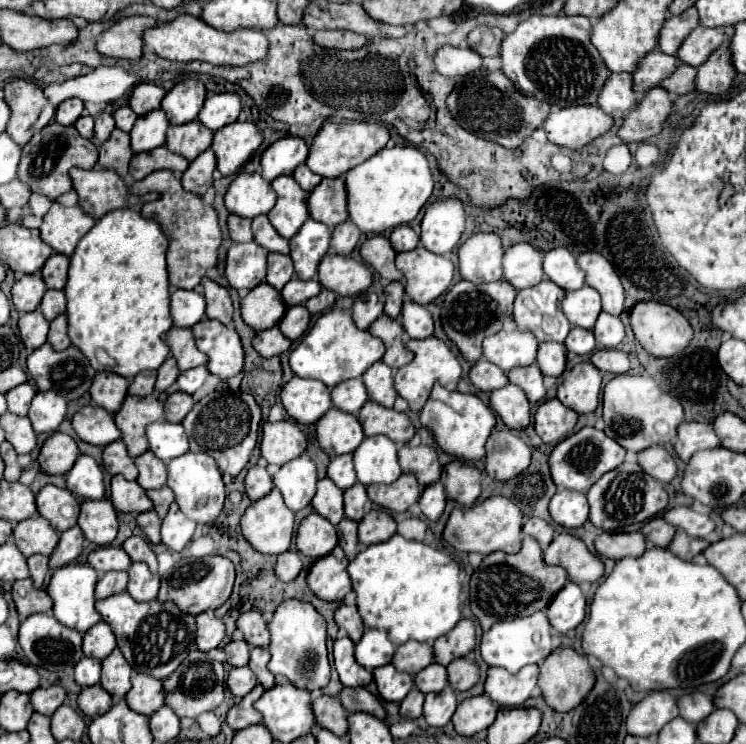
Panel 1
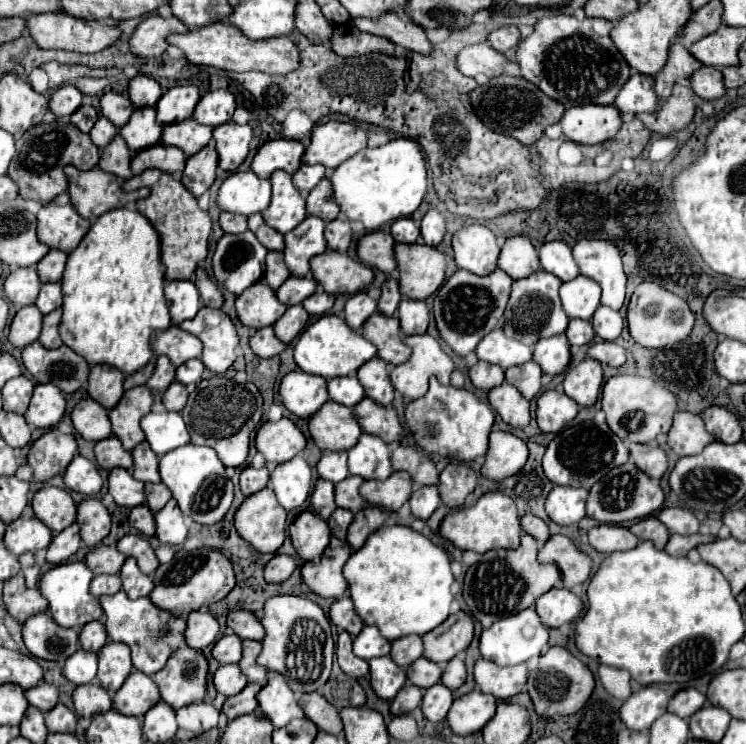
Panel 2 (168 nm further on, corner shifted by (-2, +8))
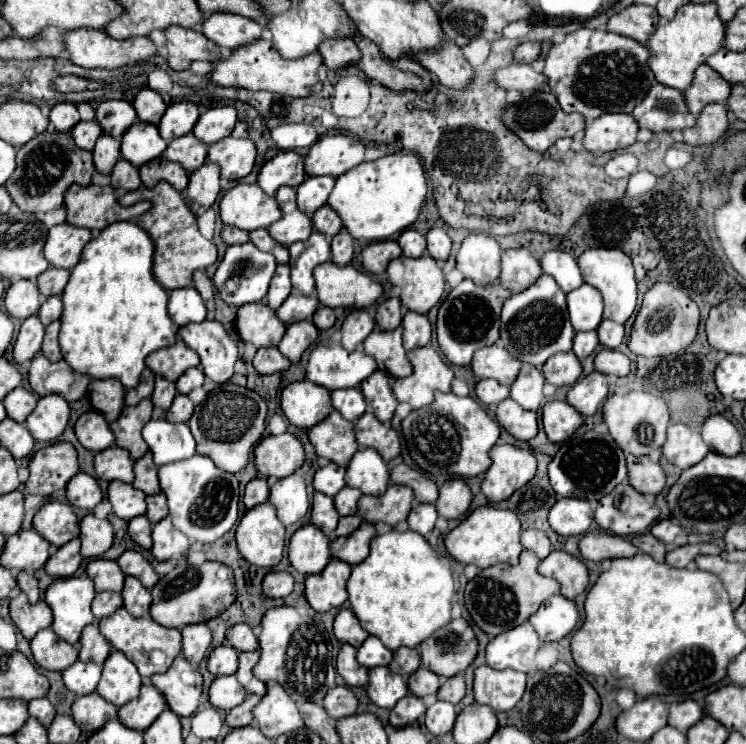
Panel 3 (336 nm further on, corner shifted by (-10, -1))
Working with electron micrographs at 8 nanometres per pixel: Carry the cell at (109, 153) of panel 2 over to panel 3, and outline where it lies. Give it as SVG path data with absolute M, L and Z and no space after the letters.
M120 158L110 174L110 180L112 180L112 186L116 190L136 190L140 188L140 176L138 176L138 168L132 166L128 160Z

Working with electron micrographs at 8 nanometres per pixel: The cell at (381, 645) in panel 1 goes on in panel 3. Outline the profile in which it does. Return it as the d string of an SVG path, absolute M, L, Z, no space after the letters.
M368 636L366 642L358 648L358 654L356 654L358 662L366 668L376 668L376 666L388 666L394 658L394 652L388 650L380 638L374 638L374 636Z

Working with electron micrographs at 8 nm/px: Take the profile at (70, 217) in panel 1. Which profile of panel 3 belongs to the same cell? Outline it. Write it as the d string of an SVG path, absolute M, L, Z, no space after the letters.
M68 222L58 224L48 232L44 244L44 256L52 266L72 270L78 264L80 254L90 240L92 240L90 230L72 226Z

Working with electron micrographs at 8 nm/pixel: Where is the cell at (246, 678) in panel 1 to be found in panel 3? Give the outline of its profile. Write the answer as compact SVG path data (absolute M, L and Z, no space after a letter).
M216 676L208 692L210 704L222 710L232 710L234 706L240 706L246 696L248 692L238 684L236 676Z

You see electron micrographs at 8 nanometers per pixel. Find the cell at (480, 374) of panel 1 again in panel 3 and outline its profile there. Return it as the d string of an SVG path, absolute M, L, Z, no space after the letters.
M484 378L484 380L478 380L476 384L476 396L482 404L498 404L502 402L504 398L508 398L510 394L510 388L500 384L498 380L492 380L492 378Z

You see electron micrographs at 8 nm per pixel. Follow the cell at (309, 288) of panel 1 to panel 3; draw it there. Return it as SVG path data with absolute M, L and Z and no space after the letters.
M292 292L276 312L284 324L292 324L292 322L298 322L298 320L312 316L312 312L316 312L318 306L320 306L320 302L314 294L304 296L300 292Z

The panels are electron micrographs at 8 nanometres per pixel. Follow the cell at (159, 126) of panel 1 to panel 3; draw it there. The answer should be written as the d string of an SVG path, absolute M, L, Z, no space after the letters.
M136 122L130 132L122 138L122 156L130 160L136 168L142 164L158 158L166 150L166 142L162 140L156 124L146 124L146 122Z

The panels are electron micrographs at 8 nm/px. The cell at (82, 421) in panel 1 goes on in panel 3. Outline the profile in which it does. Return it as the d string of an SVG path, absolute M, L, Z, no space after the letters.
M96 410L82 414L78 418L74 430L76 430L76 438L80 440L80 444L88 450L100 452L100 450L110 448L114 444L114 434L112 434L108 422Z

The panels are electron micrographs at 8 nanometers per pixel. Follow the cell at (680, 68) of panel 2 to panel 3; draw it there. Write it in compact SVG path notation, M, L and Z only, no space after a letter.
M700 64L694 72L694 80L688 90L682 92L688 110L698 116L700 108L704 108L710 102L726 102L726 96L730 94L730 84L714 72L708 64Z

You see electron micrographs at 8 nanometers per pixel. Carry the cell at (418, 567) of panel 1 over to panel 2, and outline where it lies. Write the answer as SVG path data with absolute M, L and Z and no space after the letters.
M382 525L378 531L366 539L364 547L350 555L344 569L344 579L348 581L350 597L354 601L354 611L366 625L378 627L380 635L388 641L406 637L410 633L424 635L438 627L446 617L450 615L450 603L454 599L450 587L452 587L452 571L450 571L450 557L442 547L432 545L430 539L426 539L422 533L414 531L412 527L404 525Z

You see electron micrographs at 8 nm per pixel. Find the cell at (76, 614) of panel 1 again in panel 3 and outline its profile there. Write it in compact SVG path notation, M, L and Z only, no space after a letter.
M88 576L58 578L46 590L46 604L54 612L52 630L70 644L80 640L82 628L92 624L96 618L90 604L96 596L94 584Z

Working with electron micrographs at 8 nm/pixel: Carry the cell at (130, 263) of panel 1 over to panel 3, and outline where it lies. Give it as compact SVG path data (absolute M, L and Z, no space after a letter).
M114 222L110 226L106 226L98 238L90 240L82 252L82 258L78 262L78 266L72 268L72 274L70 274L70 280L68 280L68 286L64 288L62 292L62 302L64 302L64 314L60 318L62 322L62 328L60 328L60 350L62 350L62 356L64 360L76 370L76 372L82 372L90 378L118 378L126 388L134 388L138 386L140 382L140 374L142 370L146 368L144 360L150 352L154 350L160 350L160 348L166 348L166 346L172 346L174 340L176 340L176 328L168 316L168 292L156 282L154 278L154 272L152 272L152 266L154 266L154 244L150 240L150 236L138 226L138 224L132 224L132 222Z

